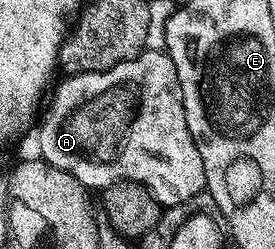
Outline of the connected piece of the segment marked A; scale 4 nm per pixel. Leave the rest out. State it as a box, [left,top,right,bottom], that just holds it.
[36,50,206,208]

